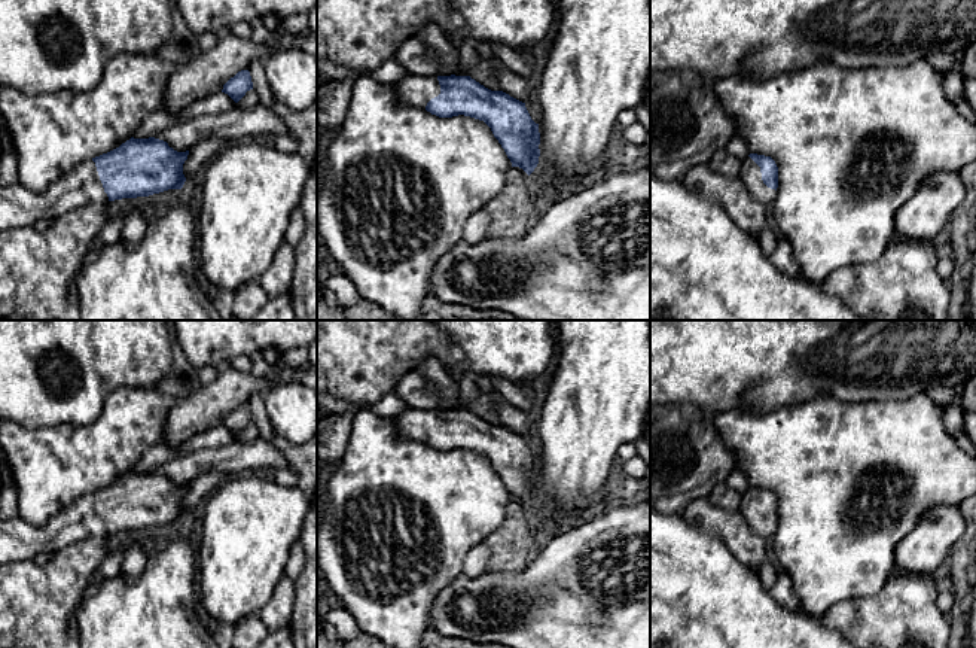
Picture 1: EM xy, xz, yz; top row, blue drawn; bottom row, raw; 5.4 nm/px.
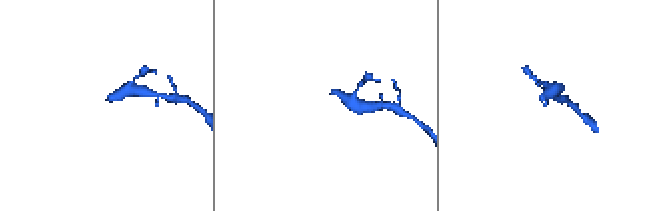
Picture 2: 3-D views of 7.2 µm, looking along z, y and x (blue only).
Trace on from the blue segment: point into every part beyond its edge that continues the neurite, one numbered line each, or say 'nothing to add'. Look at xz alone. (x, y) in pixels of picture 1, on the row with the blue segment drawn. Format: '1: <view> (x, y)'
1: xz (415, 91)

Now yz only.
1: yz (750, 175)

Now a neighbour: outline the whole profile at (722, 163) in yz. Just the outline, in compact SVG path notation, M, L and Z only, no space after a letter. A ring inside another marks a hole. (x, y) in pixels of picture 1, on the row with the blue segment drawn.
M722 149L713 155L707 164L710 170L726 177L738 177L741 173L742 161Z

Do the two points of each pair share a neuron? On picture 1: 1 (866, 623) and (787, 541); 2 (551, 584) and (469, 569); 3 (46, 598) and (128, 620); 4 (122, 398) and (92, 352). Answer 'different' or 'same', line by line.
1: different
2: different
3: different
4: different

